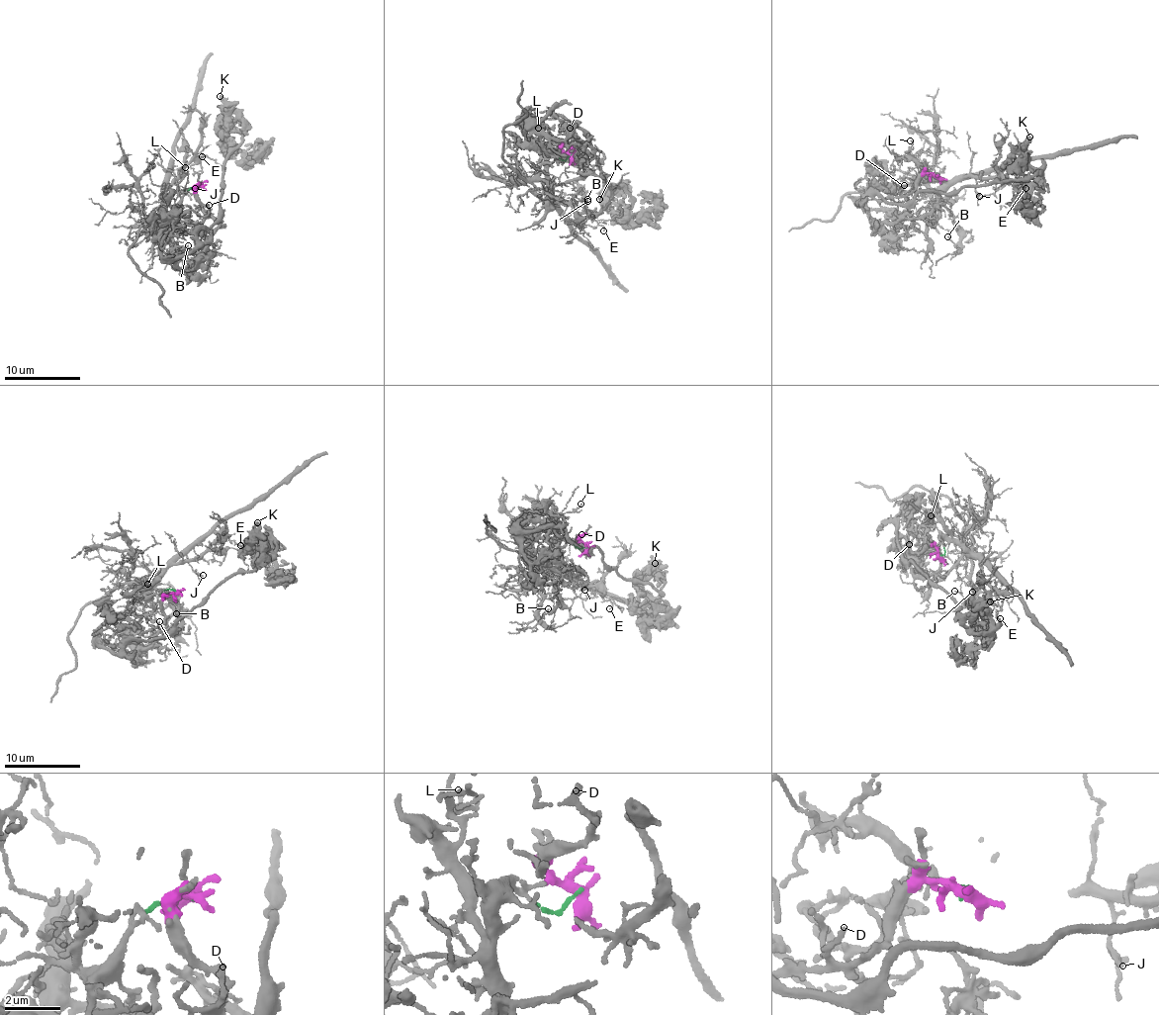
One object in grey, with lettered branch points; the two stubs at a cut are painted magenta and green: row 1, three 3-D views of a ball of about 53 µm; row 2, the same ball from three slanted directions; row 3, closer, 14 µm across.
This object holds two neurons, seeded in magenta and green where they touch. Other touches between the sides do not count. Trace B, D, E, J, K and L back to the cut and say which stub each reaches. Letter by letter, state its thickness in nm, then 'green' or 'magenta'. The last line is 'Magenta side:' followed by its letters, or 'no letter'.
B: 110 nm thick; green
D: 150 nm thick; magenta
E: 120 nm thick; green
J: 180 nm thick; green
K: 380 nm thick; magenta
L: 120 nm thick; green
Magenta side: D, K

